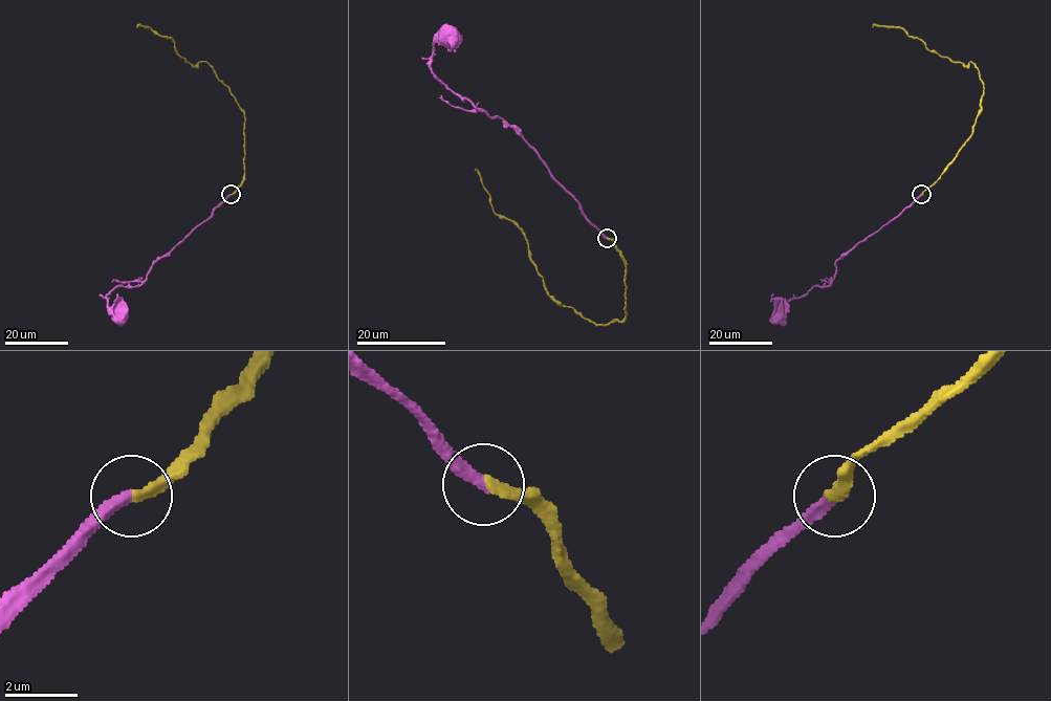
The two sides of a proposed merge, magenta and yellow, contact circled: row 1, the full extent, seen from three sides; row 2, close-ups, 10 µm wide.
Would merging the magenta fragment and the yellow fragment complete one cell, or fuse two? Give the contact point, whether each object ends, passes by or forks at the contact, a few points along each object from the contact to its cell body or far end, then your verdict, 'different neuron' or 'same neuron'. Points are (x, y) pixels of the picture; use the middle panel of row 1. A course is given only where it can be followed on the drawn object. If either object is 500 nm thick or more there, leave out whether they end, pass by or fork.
place (607, 238); magenta ends; yellow ends; course magenta (606, 238), (512, 128), (461, 99), (433, 73), (433, 44), (452, 34); course yellow (606, 238), (626, 267), (625, 318), (594, 324), (548, 294), (527, 240), (493, 210), (474, 170); same neuron

